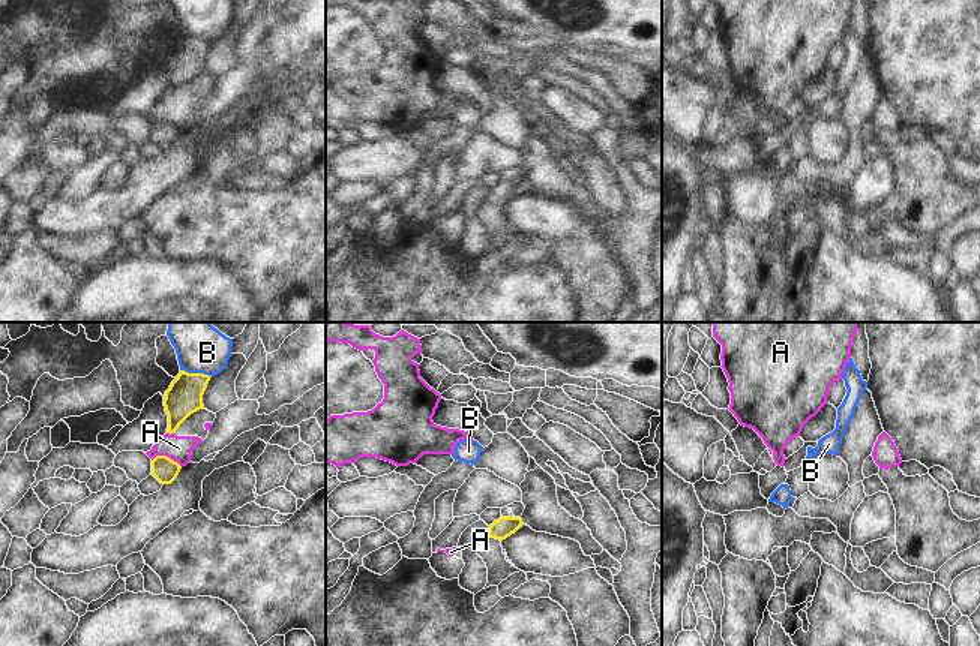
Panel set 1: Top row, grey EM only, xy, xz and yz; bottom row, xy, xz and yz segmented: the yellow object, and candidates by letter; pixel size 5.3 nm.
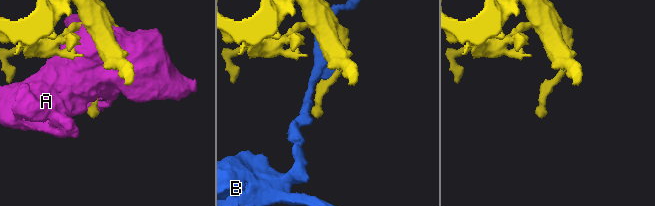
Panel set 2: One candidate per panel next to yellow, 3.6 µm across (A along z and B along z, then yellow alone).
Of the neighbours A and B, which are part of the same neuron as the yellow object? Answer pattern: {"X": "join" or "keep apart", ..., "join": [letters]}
{"A": "keep apart", "B": "keep apart", "join": []}

